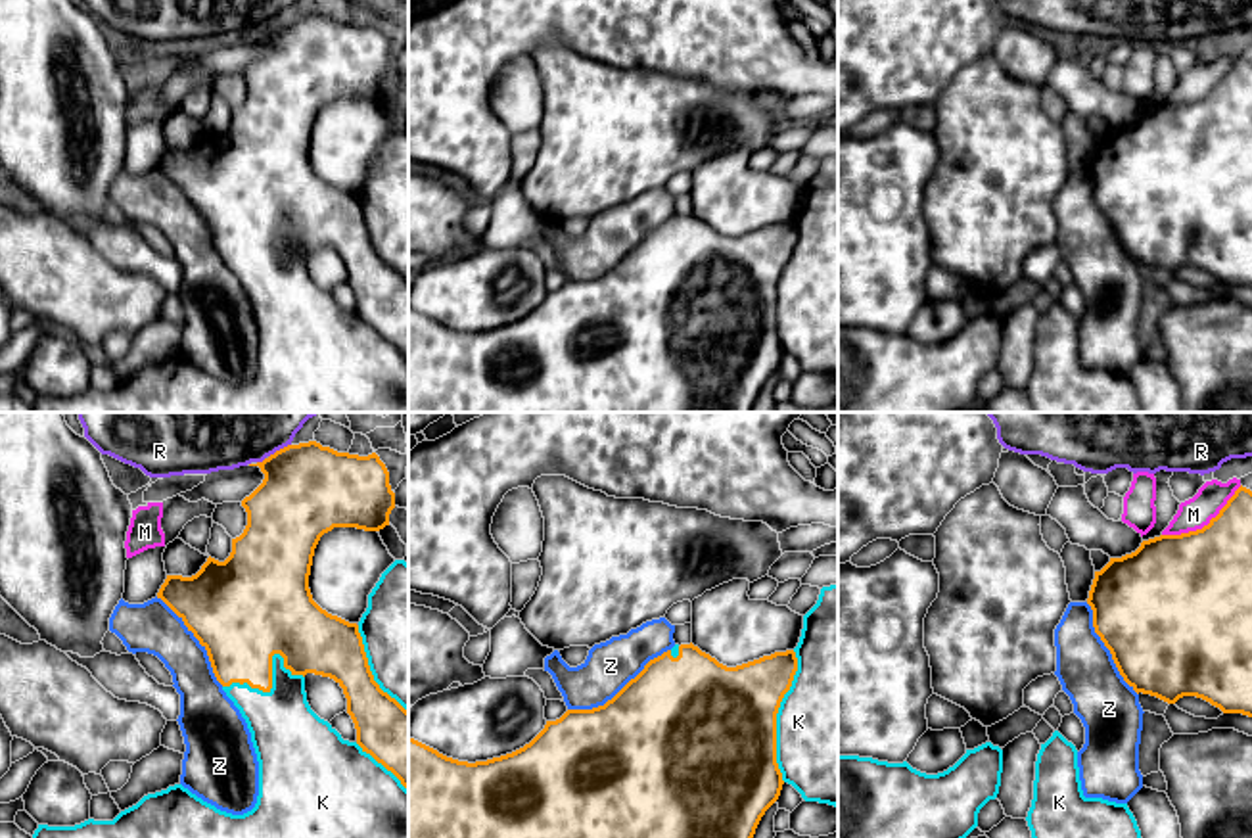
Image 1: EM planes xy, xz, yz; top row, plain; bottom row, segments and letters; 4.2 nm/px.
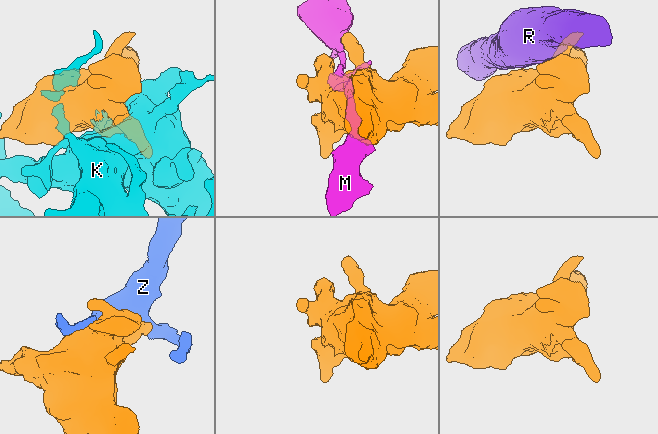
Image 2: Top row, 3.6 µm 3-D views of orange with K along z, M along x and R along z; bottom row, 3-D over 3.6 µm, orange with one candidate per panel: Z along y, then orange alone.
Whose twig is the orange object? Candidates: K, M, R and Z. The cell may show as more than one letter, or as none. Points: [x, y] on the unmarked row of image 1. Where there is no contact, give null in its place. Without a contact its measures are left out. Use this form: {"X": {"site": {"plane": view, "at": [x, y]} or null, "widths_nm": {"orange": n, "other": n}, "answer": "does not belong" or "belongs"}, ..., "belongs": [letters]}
{"K": {"site": {"plane": "xz", "at": [775, 286]}, "widths_nm": {"orange": 500, "other": 480}, "answer": "belongs"}, "M": {"site": {"plane": "yz", "at": [1205, 96]}, "widths_nm": {"orange": 440, "other": 130}, "answer": "does not belong"}, "R": {"site": {"plane": "xy", "at": [280, 20]}, "widths_nm": {"orange": 380, "other": 180}, "answer": "does not belong"}, "Z": {"site": {"plane": "xz", "at": [620, 261]}, "widths_nm": {"orange": 500, "other": 200}, "answer": "does not belong"}, "belongs": ["K"]}

